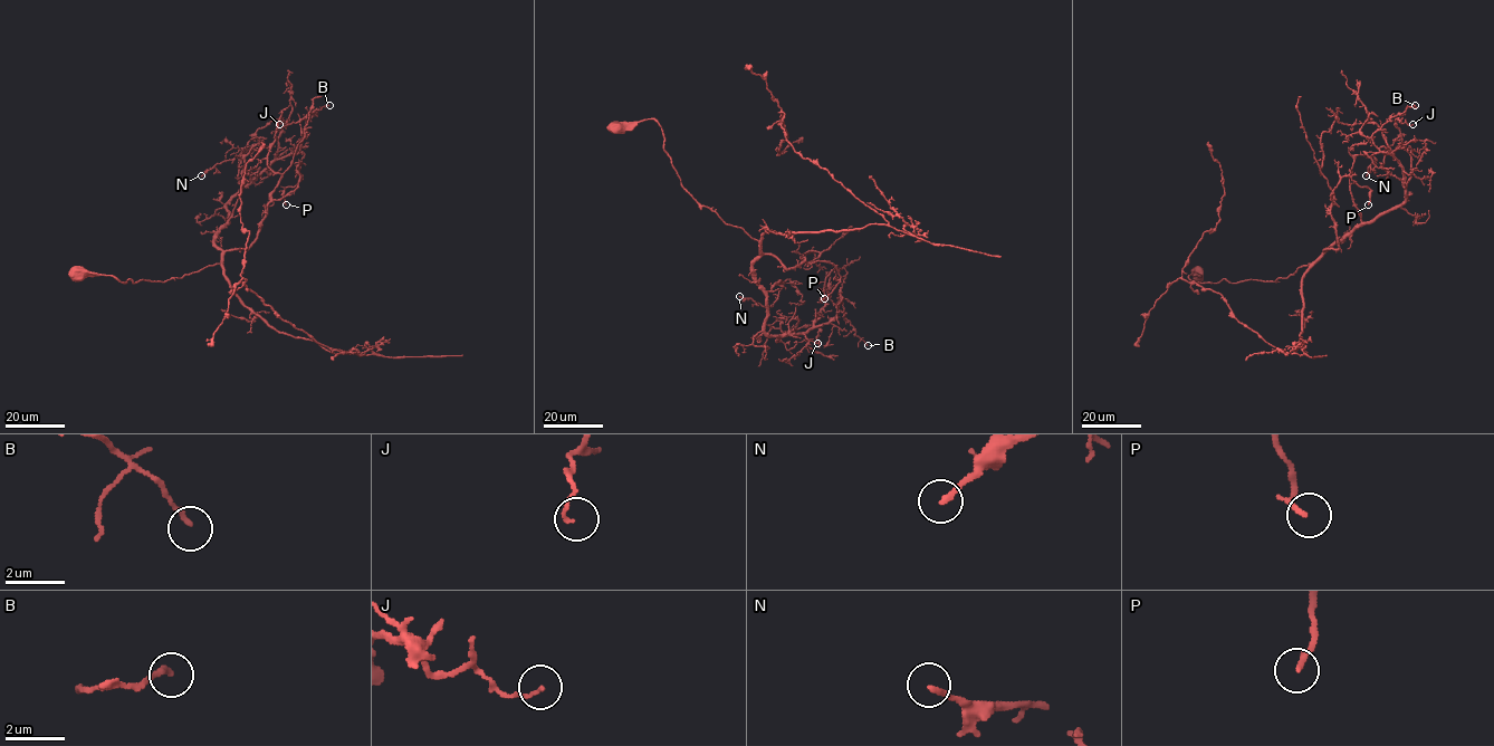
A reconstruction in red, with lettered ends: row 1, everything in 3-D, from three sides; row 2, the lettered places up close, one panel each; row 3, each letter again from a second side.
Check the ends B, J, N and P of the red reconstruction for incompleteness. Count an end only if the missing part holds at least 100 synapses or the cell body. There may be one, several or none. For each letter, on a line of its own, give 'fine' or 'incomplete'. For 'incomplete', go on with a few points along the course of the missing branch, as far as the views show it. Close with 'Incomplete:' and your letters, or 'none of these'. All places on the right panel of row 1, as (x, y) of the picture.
B: fine
J: fine
N: fine
P: fine
Incomplete: none of these

